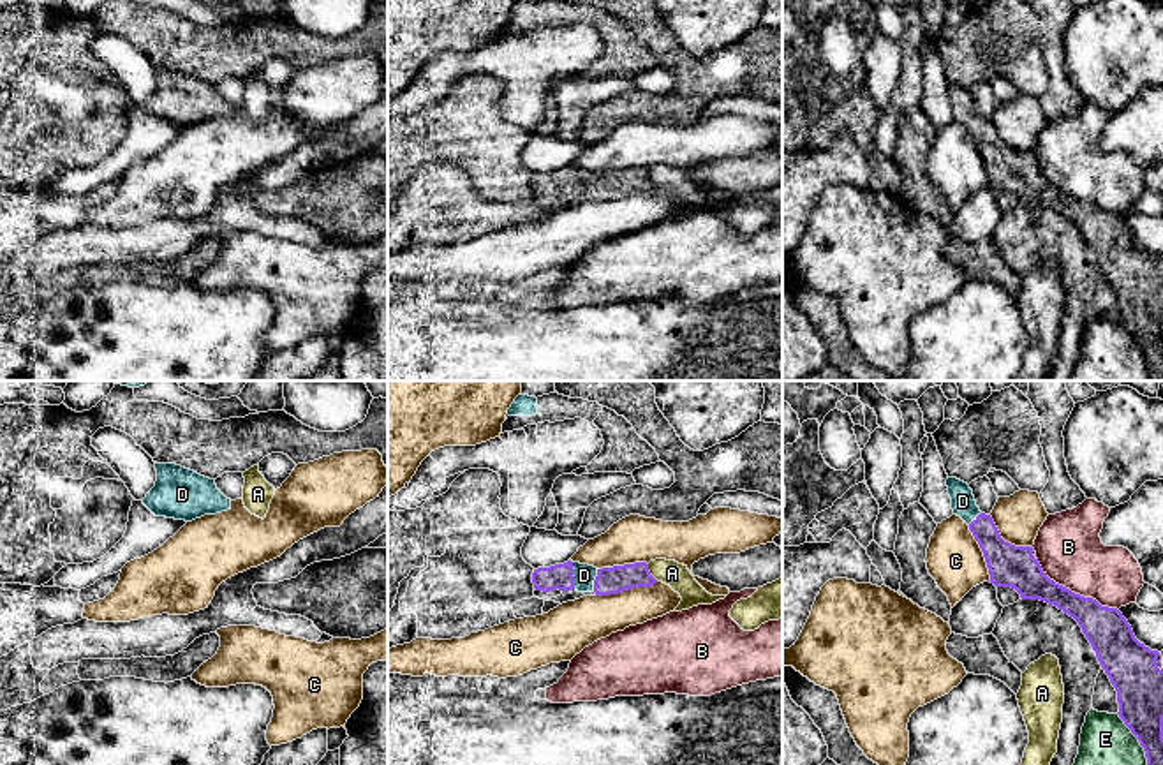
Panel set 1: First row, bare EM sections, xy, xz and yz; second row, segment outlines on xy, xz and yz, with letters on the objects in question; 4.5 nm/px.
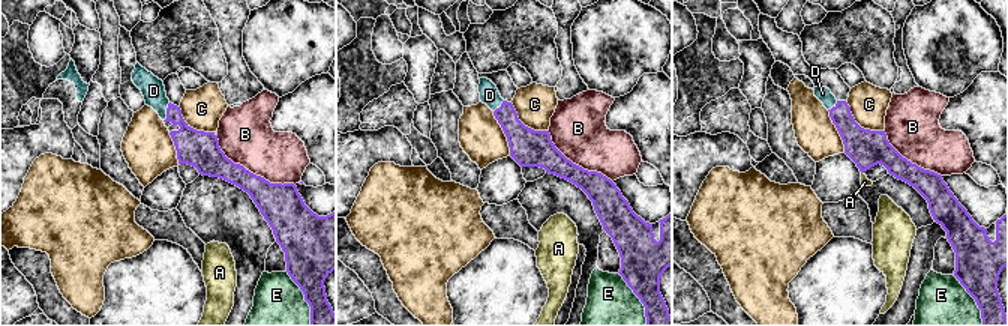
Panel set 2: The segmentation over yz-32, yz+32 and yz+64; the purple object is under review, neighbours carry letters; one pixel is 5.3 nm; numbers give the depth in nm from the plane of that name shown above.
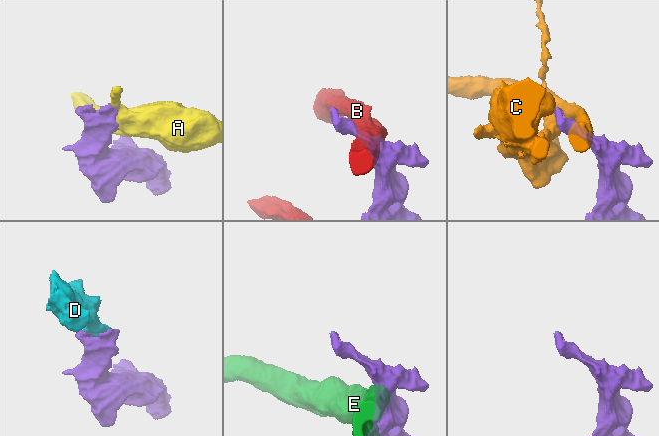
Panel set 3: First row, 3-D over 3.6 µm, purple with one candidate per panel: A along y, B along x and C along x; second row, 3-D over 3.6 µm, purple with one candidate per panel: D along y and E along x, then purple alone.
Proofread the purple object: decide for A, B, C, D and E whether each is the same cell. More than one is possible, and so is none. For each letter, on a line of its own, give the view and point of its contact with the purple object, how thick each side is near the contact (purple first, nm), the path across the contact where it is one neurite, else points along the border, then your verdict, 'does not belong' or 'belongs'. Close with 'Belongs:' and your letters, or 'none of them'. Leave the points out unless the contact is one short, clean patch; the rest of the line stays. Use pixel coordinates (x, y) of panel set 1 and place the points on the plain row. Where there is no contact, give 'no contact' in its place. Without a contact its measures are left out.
A: contact xz (649, 178); calibres 130 and 120 nm; does not belong
B: contact yz (1074, 198); calibres 200 and 300 nm; does not belong
C: contact xz (626, 194); calibres 130 and 220 nm; does not belong
D: contact xz (571, 180); calibres 110 and 100 nm; way xz (559, 182), (571, 180), (584, 180); belongs
E: contact yz (1140, 349); calibres 200 and 340 nm; does not belong
Belongs: D

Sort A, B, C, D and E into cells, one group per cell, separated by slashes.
A / B / C / D / E

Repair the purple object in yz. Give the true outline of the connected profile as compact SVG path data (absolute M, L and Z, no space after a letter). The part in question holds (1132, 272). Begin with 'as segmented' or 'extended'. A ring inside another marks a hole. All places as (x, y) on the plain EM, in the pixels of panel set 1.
extended; M948 83L946 92L953 120L960 122L969 130L969 136L983 157L990 180L989 187L996 192L1015 194L1022 204L1040 204L1054 210L1078 227L1101 273L1117 296L1119 323L1145 356L1147 381L1163 381L1163 273L1159 275L1156 268L1159 257L1151 256L1135 243L1131 231L1117 213L1101 212L1096 204L1075 199L1050 185L1033 160L1033 152L1015 152L1004 146L992 122L982 118L976 111L967 88Z

